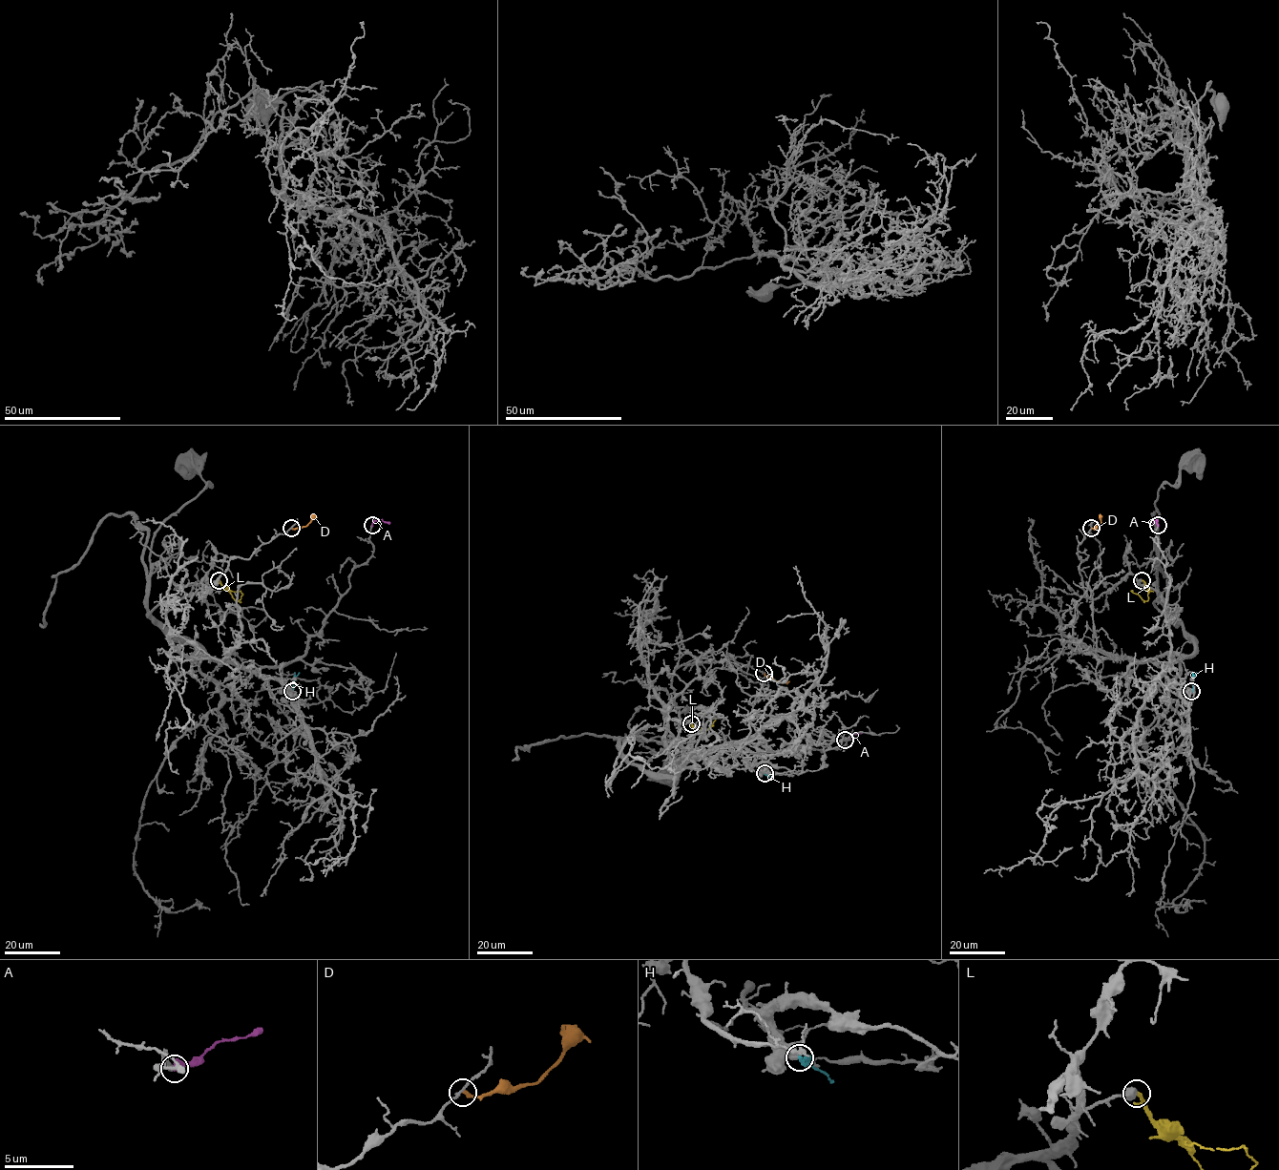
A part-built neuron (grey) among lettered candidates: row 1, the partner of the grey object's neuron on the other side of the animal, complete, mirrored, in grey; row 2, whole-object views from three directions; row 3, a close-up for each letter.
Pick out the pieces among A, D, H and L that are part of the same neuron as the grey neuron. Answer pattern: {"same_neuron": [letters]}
{"same_neuron": ["L"]}

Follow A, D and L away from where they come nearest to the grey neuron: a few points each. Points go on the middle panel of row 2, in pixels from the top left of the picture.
A: (844, 740), (862, 732)
D: (764, 674), (779, 681), (789, 681)
L: (691, 723), (700, 730), (706, 730), (715, 719), (712, 712), (701, 714)

